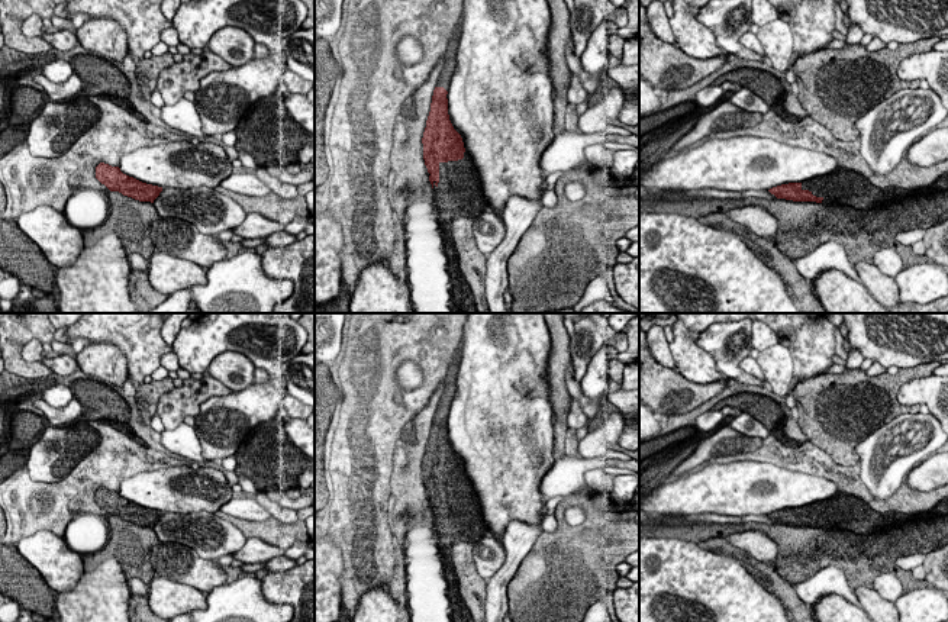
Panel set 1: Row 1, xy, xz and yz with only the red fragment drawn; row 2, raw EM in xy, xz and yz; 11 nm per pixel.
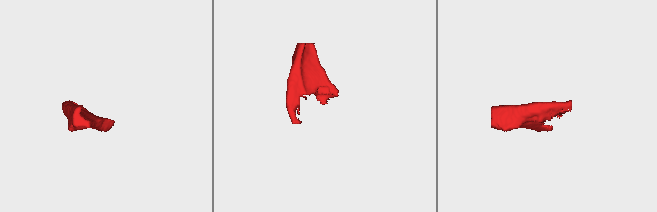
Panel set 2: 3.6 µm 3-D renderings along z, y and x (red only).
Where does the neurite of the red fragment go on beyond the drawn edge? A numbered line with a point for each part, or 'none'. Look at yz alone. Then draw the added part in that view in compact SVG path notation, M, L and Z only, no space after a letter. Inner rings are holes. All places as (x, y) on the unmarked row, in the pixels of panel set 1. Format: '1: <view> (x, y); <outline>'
1: yz (844, 512); M842 492L826 500L802 506L802 515L822 522L825 529L851 531L860 535L883 532L894 525L890 513L878 513L860 497Z

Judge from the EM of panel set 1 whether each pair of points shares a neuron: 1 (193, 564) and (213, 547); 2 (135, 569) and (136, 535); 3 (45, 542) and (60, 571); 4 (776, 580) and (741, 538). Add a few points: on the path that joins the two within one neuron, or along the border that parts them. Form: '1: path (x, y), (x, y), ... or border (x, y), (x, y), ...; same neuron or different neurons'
1: border (170, 541), (184, 544), (199, 556), (216, 561); different neurons
2: path (135, 560), (135, 544); same neuron
3: path (45, 550), (58, 564); same neuron
4: border (731, 542), (770, 564); different neurons

